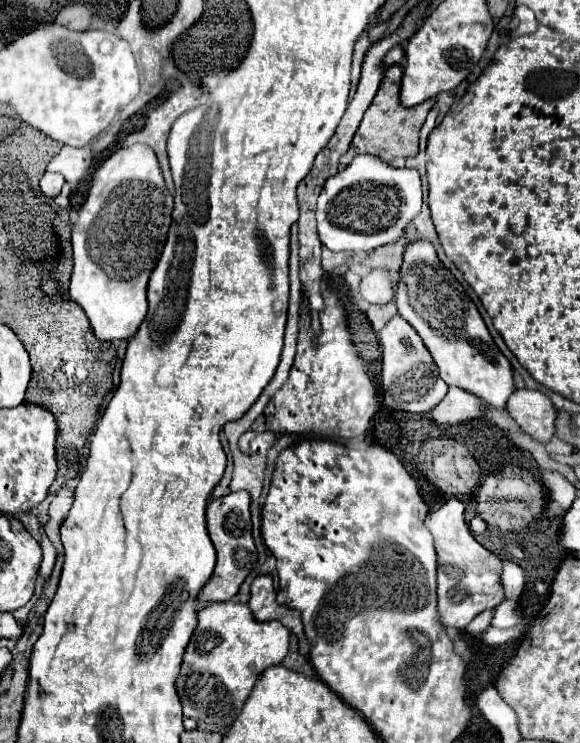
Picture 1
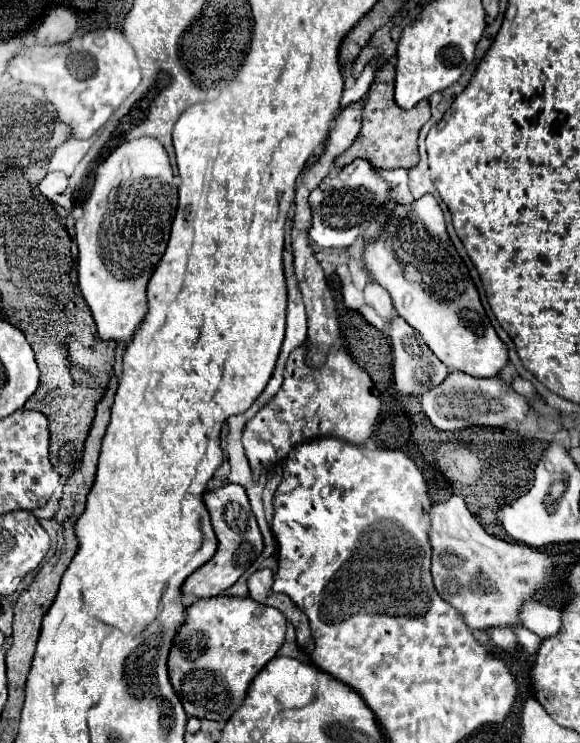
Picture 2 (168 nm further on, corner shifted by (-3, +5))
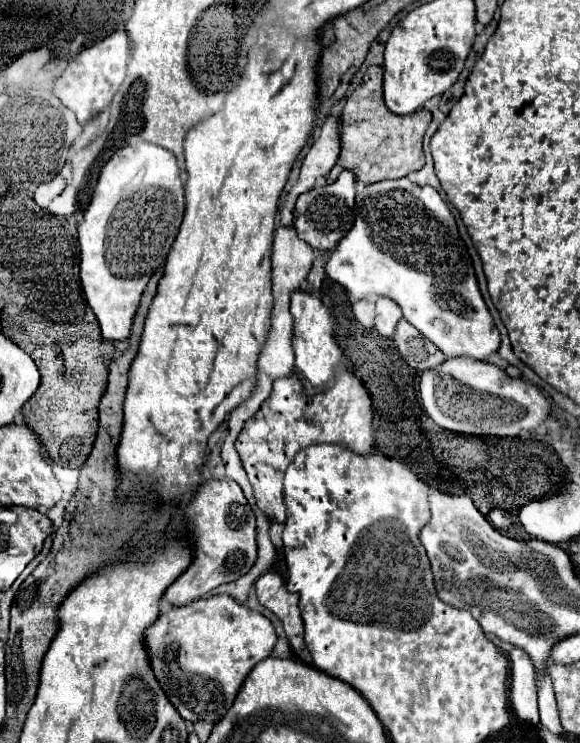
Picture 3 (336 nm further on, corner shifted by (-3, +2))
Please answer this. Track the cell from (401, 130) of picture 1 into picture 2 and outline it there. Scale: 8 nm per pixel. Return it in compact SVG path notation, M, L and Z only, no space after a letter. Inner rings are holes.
M384 62L378 68L374 84L370 86L370 92L368 92L368 100L362 114L362 130L358 138L354 140L354 144L334 160L338 168L350 164L354 158L366 158L380 170L416 166L418 162L416 140L418 140L420 128L430 120L430 102L422 100L420 104L416 104L416 108L402 110L394 102L394 80L396 80L396 66L392 62Z

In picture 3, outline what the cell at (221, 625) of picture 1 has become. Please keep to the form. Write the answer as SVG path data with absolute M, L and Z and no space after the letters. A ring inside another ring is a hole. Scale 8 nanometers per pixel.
M214 595L198 599L184 607L174 607L166 613L160 613L158 619L144 631L144 647L148 653L150 667L166 693L168 701L186 721L208 721L218 723L226 711L232 707L240 685L256 663L266 659L276 645L276 633L272 623L258 611L248 609L246 605L236 603L228 595Z

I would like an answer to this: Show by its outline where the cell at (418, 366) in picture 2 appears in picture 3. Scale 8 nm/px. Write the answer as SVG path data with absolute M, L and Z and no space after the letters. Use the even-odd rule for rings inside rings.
M400 319L396 333L394 333L394 343L400 355L406 359L406 363L418 371L432 369L446 359L444 353L406 319Z

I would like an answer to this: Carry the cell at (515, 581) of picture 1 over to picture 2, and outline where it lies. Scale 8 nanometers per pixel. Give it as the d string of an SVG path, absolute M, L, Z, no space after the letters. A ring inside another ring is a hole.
M524 600L518 612L518 618L520 618L520 626L528 628L540 638L548 634L554 636L560 628L560 610L538 604L536 600Z

